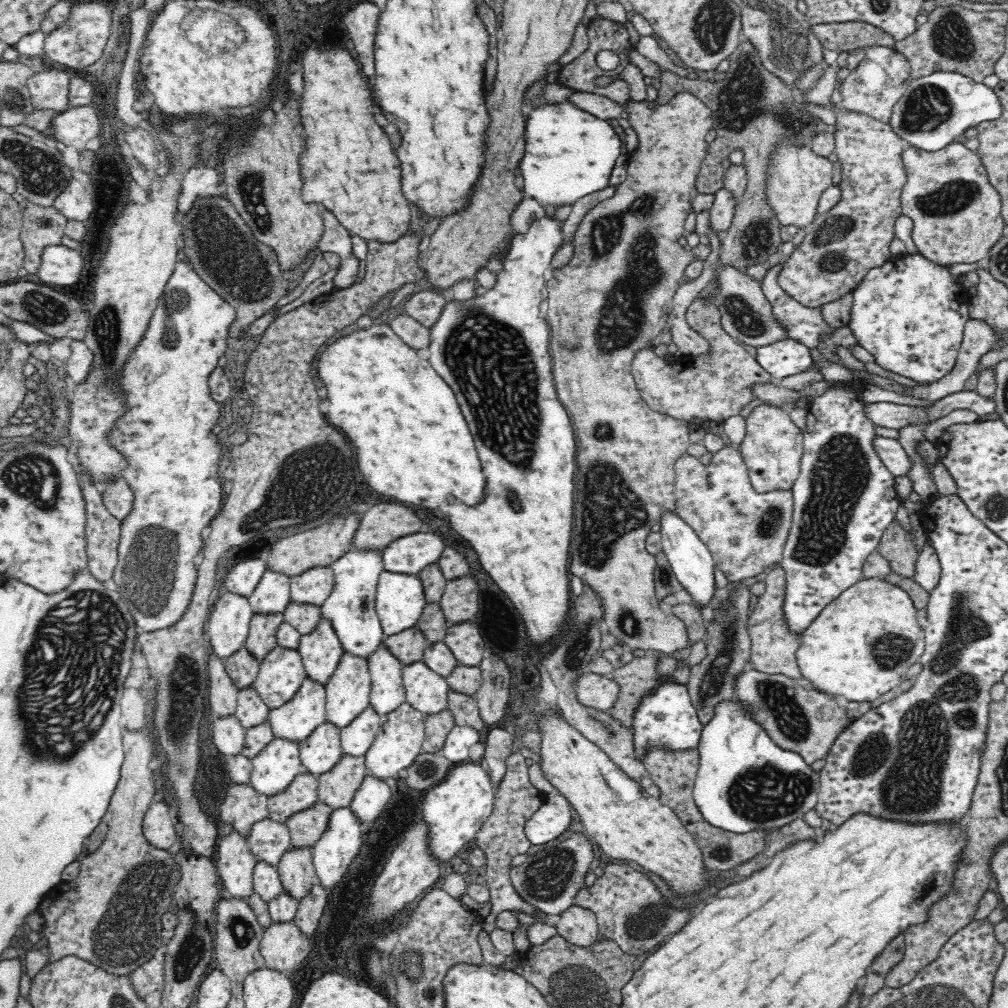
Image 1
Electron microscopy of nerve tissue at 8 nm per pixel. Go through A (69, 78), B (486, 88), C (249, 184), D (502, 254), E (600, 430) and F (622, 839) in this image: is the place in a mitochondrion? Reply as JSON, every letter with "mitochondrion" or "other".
{"A":"other","B":"other","C":"mitochondrion","D":"other","E":"mitochondrion","F":"other"}

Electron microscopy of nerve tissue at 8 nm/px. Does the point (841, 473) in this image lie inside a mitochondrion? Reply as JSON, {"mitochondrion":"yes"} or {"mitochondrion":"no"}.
{"mitochondrion":"yes"}

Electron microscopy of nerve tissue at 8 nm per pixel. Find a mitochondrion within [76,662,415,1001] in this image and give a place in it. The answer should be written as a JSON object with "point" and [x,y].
{"point":[127,933]}

